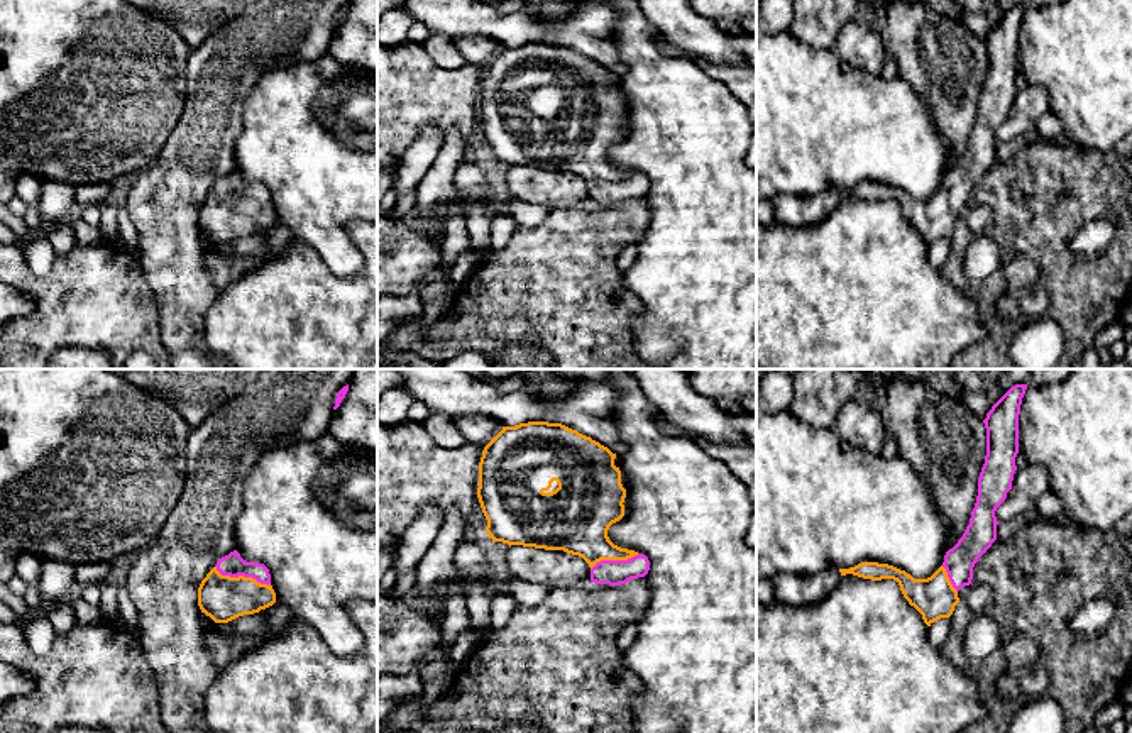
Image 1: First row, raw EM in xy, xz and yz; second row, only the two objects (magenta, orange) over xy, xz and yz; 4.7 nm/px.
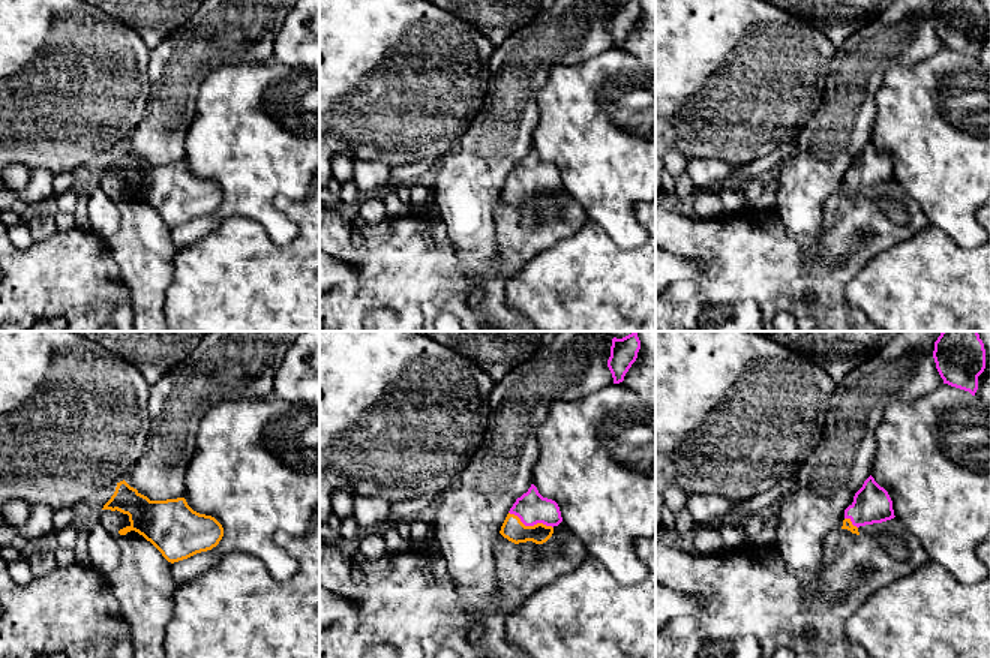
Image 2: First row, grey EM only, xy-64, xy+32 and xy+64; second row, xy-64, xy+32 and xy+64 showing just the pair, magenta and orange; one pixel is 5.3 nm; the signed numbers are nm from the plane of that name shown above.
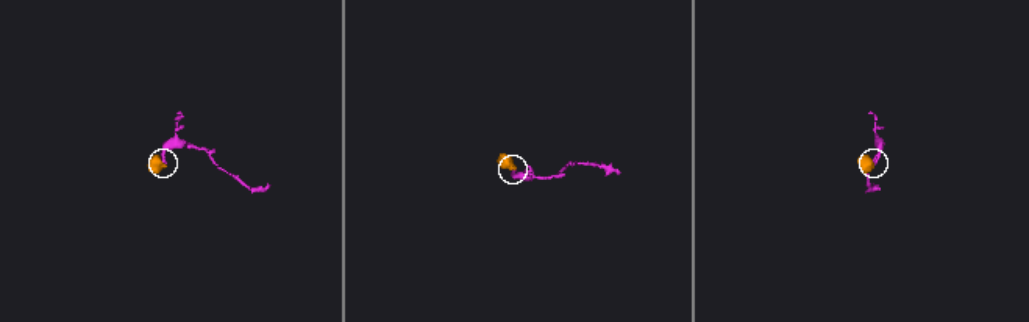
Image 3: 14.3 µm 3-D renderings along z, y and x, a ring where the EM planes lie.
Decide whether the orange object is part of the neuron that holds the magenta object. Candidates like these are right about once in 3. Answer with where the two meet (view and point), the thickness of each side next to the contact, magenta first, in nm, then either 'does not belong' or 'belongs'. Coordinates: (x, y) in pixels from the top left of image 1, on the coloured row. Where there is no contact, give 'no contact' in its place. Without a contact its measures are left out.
xy (242, 574) | 110/220 nm | belongs

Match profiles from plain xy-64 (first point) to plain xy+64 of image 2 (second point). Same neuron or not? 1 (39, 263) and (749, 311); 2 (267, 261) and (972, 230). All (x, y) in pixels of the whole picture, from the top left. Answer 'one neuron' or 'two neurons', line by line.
1: two neurons
2: two neurons

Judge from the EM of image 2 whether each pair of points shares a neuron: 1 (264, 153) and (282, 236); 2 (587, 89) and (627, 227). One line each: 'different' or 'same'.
1: same
2: same

